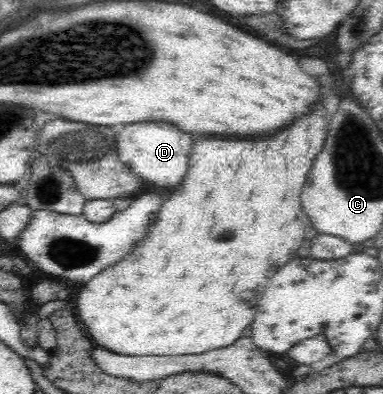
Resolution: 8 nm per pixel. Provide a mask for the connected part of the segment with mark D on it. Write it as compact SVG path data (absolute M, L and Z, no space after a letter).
M145 122L123 126L123 130L117 134L115 150L121 162L134 175L151 182L154 186L165 186L167 190L171 190L179 187L187 174L191 146L191 136L181 132L179 128L163 122Z

